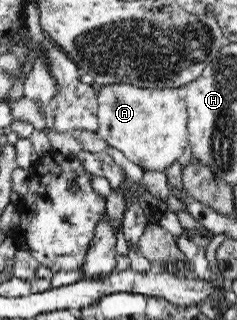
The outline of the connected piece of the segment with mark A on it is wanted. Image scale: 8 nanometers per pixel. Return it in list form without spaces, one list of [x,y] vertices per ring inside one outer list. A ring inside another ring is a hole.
[[[109,83],[97,93],[98,134],[129,161],[144,169],[163,171],[181,157],[188,144],[188,110],[178,88],[135,87]]]

